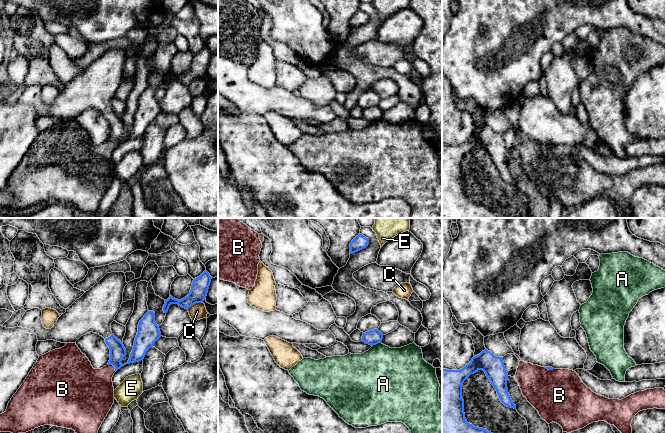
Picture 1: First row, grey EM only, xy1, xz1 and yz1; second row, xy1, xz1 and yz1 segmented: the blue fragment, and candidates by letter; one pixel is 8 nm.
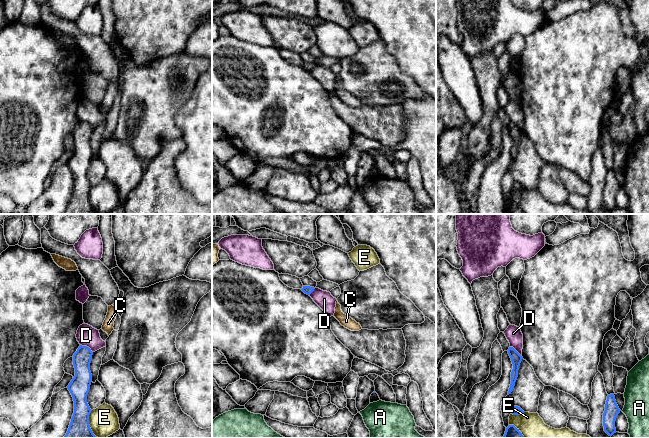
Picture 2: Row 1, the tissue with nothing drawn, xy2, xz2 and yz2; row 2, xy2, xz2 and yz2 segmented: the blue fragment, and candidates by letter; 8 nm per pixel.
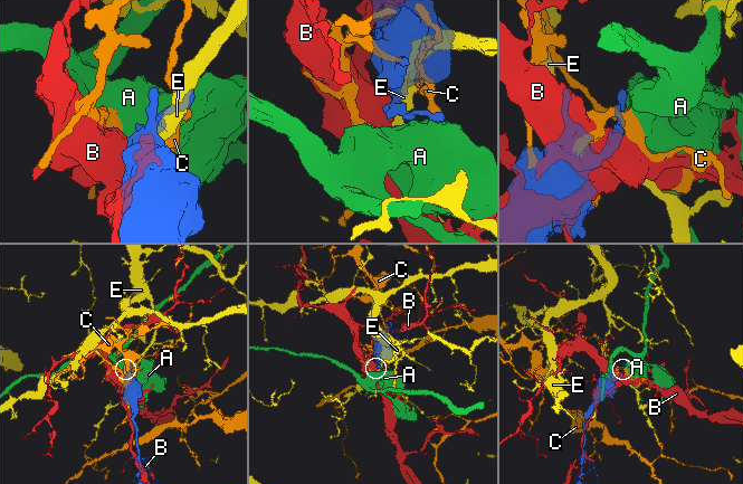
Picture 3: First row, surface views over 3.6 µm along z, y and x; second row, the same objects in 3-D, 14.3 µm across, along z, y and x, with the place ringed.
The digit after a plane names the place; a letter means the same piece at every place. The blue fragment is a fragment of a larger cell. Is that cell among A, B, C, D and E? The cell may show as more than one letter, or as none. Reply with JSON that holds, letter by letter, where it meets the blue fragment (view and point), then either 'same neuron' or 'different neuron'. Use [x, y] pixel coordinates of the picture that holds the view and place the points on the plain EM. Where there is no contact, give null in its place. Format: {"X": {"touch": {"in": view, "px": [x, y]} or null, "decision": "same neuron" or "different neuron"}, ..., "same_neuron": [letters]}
{"A": {"touch": {"in": "xz1", "px": [376, 119]}, "decision": "different neuron"}, "B": {"touch": {"in": "xy1", "px": [113, 141]}, "decision": "different neuron"}, "C": {"touch": {"in": "xy1", "px": [194, 79]}, "decision": "different neuron"}, "D": {"touch": {"in": "xy2", "px": [86, 122]}, "decision": "different neuron"}, "E": {"touch": {"in": "yz2", "px": [518, 190]}, "decision": "different neuron"}, "same_neuron": []}

